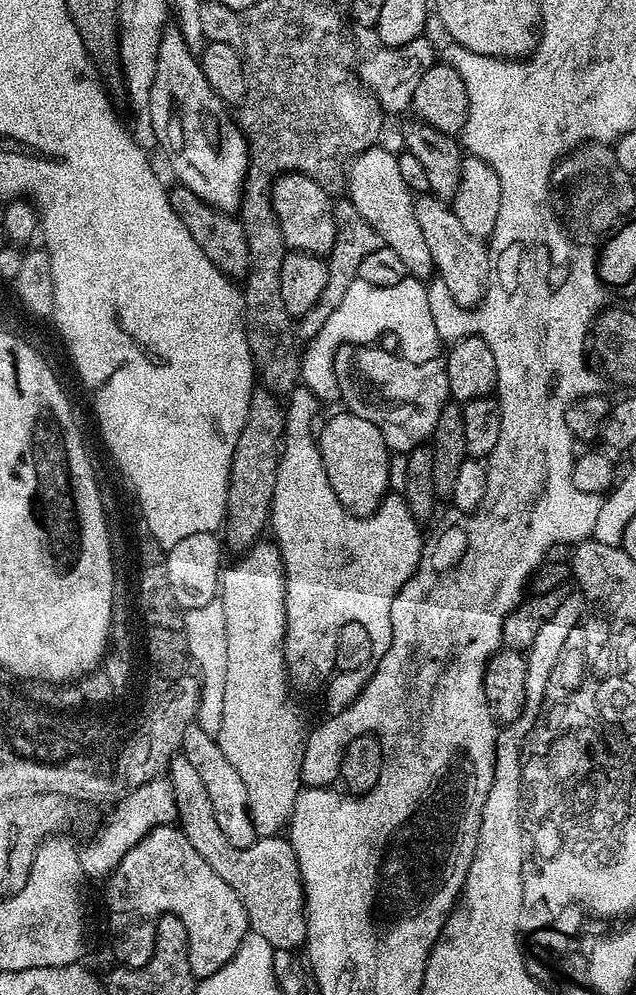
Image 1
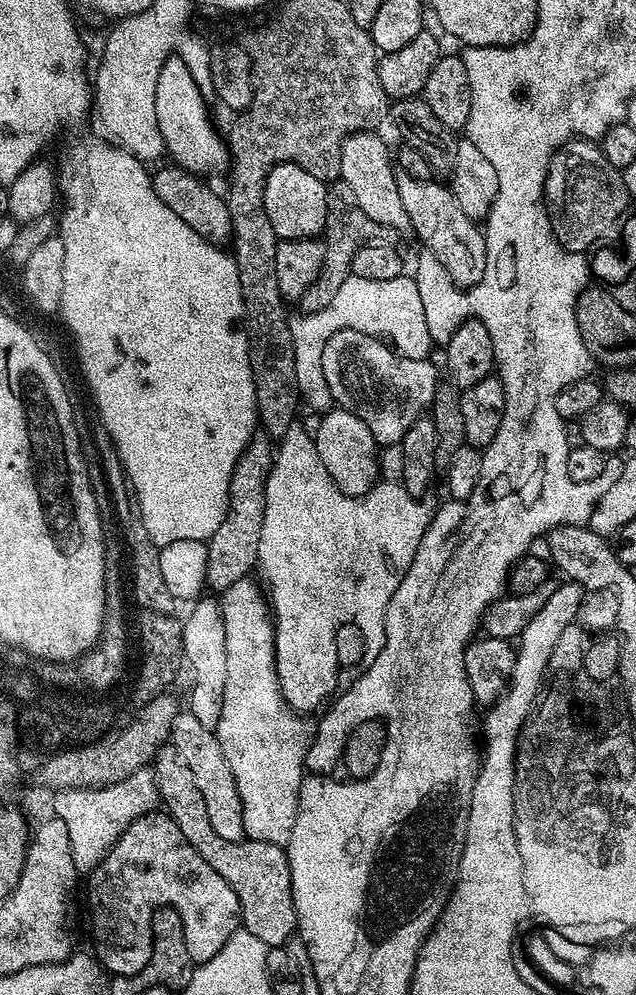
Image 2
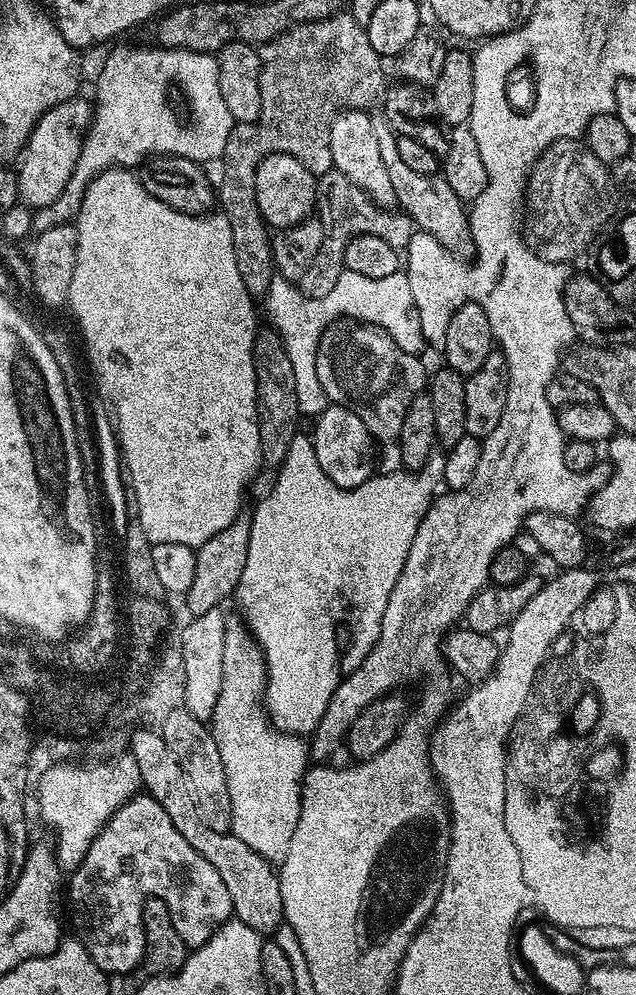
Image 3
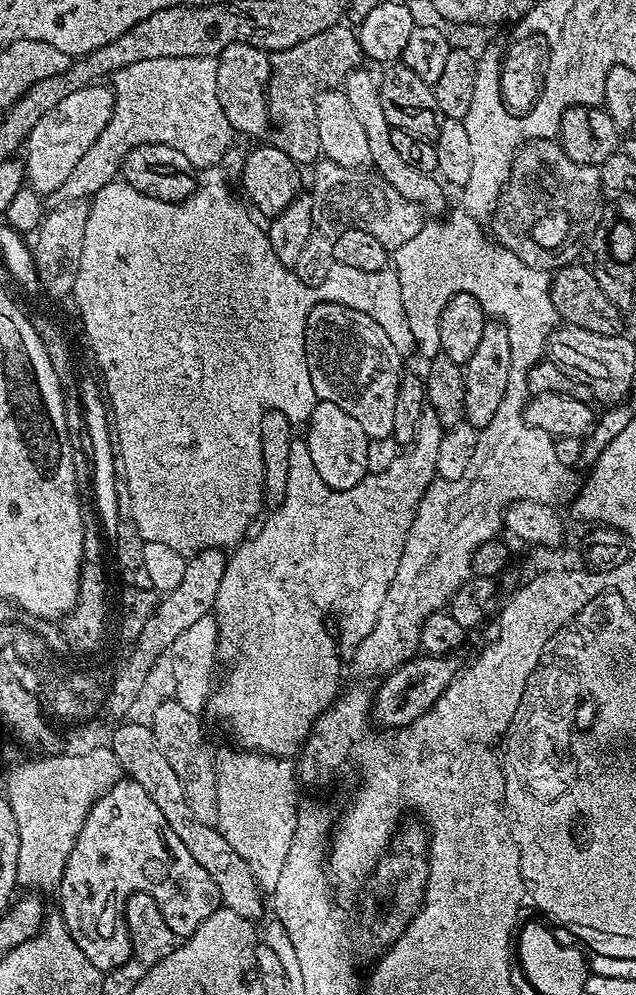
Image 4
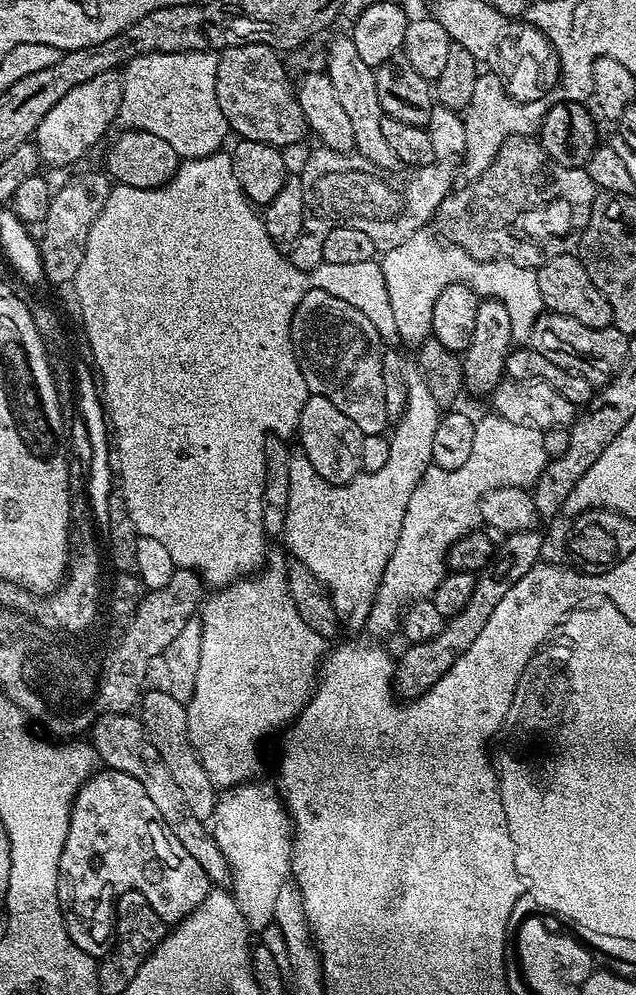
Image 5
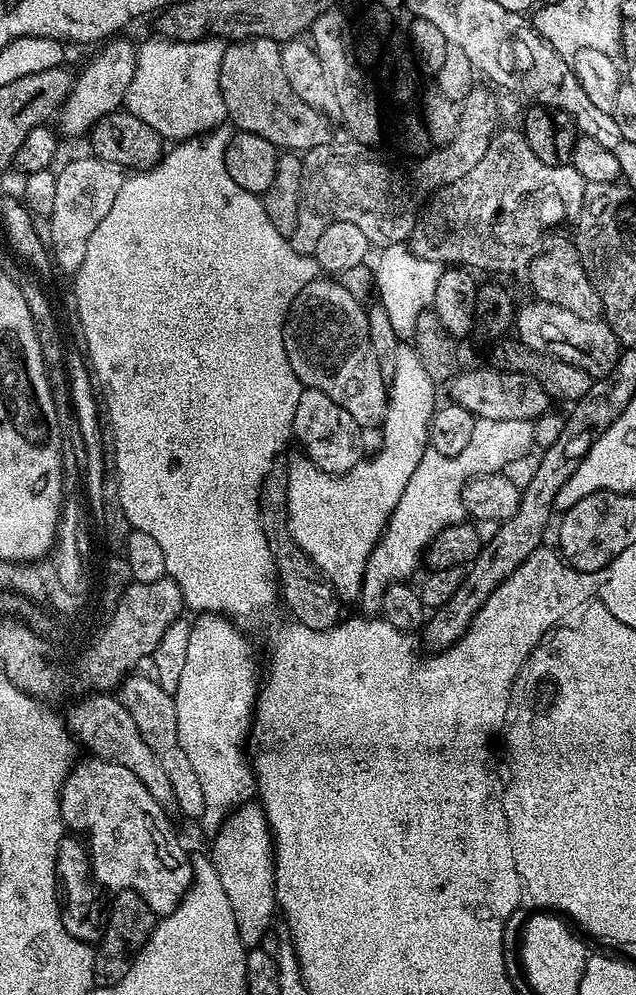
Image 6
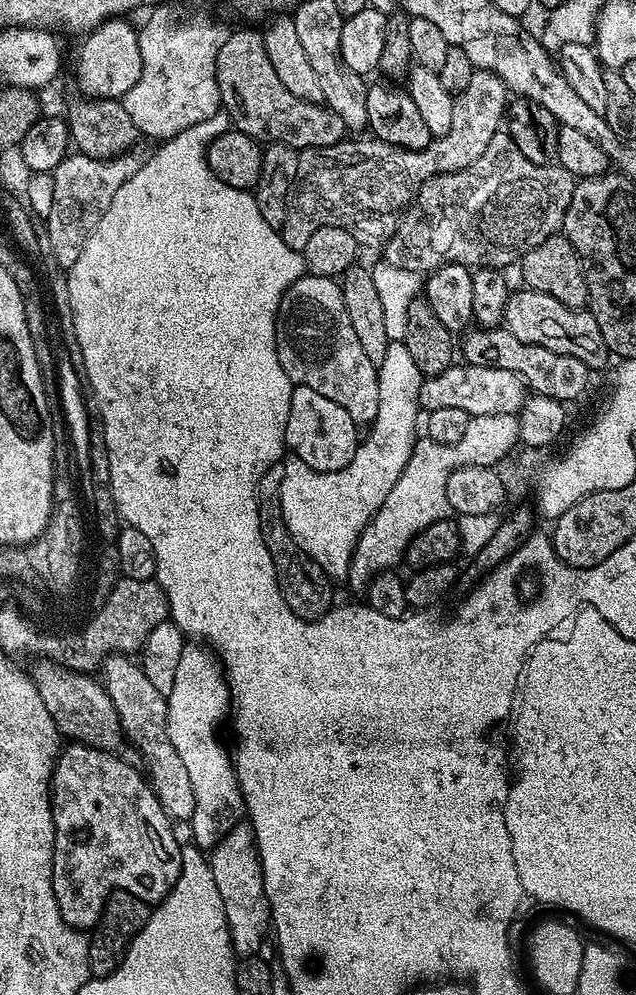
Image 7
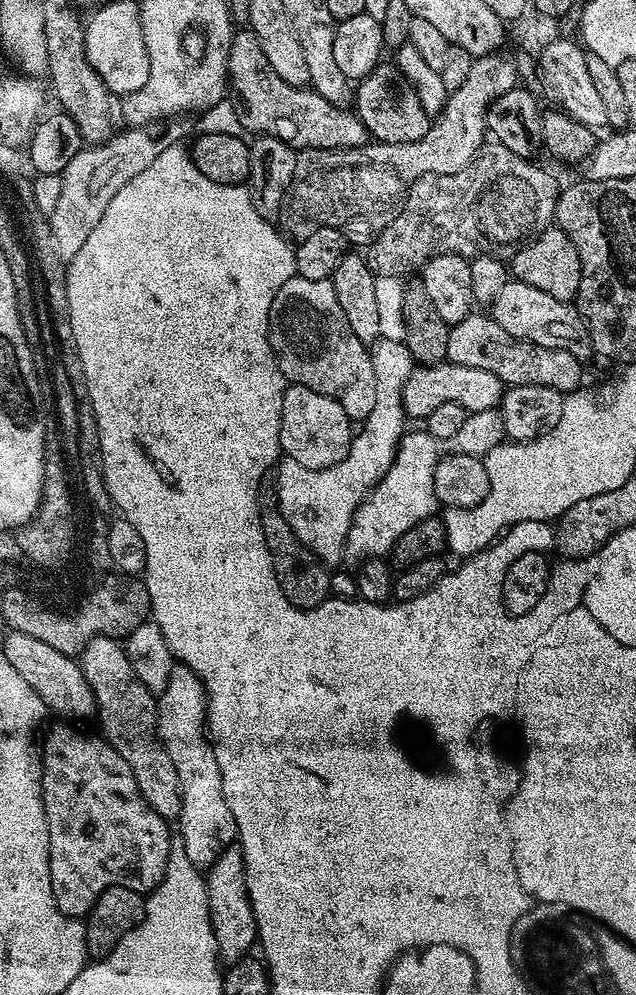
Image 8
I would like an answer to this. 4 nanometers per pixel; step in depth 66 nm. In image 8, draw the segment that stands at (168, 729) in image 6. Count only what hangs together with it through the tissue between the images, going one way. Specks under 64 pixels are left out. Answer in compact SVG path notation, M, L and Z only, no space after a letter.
M94 636L80 653L78 663L96 699L96 712L104 727L103 739L126 758L142 798L159 816L175 821L180 814L180 783L169 749L156 741L157 697L136 677L121 641L115 636Z

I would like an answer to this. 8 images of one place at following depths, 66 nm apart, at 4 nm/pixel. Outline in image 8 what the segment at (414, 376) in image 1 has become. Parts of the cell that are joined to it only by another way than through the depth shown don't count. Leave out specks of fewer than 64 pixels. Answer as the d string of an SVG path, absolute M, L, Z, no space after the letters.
M295 274L289 275L281 283L278 294L274 294L268 315L266 342L272 347L272 359L278 362L278 370L282 370L285 381L301 384L310 390L318 390L318 394L334 398L334 402L346 410L348 419L353 422L364 421L370 410L374 410L376 383L372 353L361 340L354 338L354 330L350 330L350 322L346 322L346 314L342 314L342 306L338 306L331 279L311 280Z

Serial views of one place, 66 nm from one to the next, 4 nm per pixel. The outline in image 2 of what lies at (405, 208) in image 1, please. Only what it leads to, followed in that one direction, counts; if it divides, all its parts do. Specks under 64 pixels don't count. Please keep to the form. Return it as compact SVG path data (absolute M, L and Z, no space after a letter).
M372 130L353 132L344 139L340 146L340 180L350 190L354 190L354 198L374 222L395 230L397 233L407 233L410 229L410 218L406 218L406 210L402 206L402 197L398 194L396 181L397 169L394 167L390 148L384 145L384 140Z

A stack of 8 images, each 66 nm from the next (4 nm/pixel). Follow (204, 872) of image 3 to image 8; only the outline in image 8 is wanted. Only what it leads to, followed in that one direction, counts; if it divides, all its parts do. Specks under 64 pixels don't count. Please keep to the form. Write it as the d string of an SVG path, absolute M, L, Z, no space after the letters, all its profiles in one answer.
M56 722L44 740L40 795L44 797L46 826L50 834L50 886L58 910L67 916L87 917L96 899L110 886L126 886L147 894L164 881L170 851L169 821L142 798L126 758L99 735L87 736L68 722Z

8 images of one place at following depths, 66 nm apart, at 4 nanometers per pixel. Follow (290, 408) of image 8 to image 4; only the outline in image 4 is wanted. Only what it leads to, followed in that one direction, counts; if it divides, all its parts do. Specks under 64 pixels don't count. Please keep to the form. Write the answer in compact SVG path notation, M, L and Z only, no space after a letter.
M329 400L319 401L314 406L312 417L308 419L306 431L308 431L306 439L310 458L318 470L318 478L322 478L326 486L339 492L345 492L358 486L358 482L362 482L365 476L369 475L368 447L370 447L370 441L368 435L364 433L362 426L358 426L355 418L350 418L350 414L346 414L346 410L334 406L334 402Z

